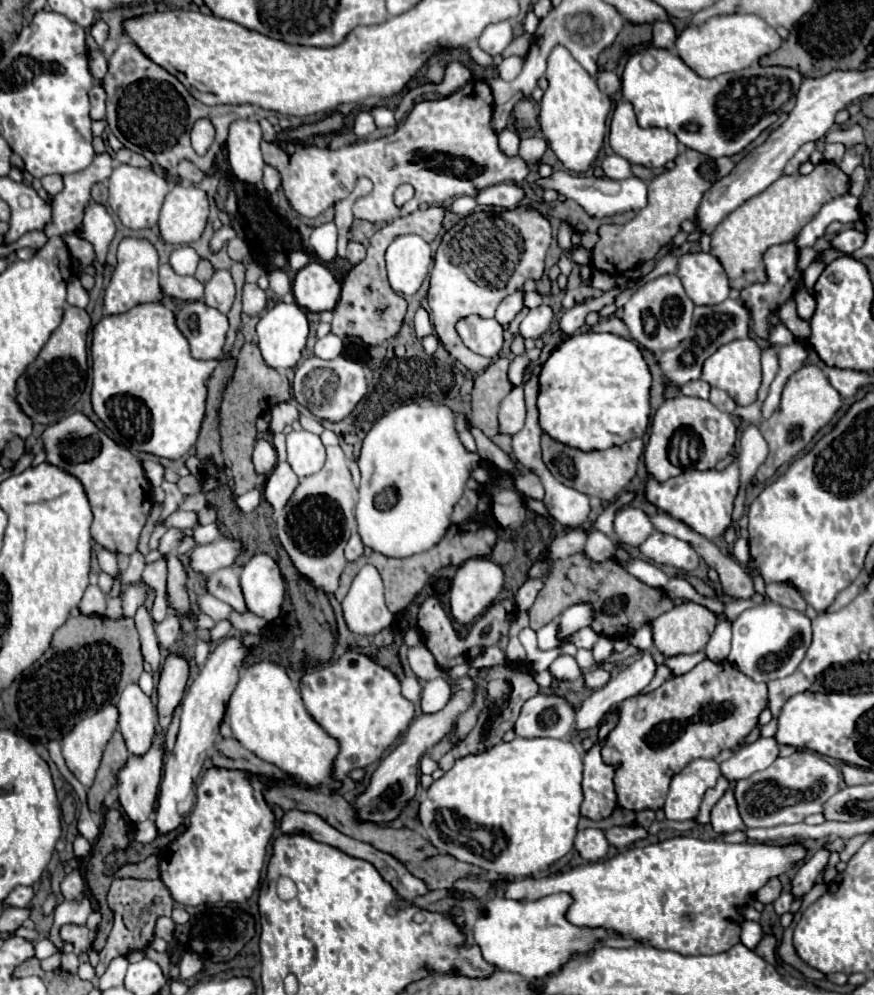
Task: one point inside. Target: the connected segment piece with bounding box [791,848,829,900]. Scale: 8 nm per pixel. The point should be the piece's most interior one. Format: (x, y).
(804, 879)

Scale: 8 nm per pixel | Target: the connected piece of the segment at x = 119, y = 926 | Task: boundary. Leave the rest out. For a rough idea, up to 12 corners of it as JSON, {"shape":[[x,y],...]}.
{"shape":[[113,880],[107,894],[113,930],[99,952],[109,962],[145,950],[159,916],[171,916],[165,884]]}

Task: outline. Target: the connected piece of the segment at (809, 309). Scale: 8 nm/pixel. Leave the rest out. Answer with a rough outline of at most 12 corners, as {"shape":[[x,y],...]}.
{"shape":[[805,286],[797,290],[797,316],[811,320],[815,312],[815,298]]}

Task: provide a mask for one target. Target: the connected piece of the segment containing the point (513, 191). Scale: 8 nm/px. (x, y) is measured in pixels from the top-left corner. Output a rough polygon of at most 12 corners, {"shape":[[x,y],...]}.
{"shape":[[495,184],[477,194],[479,204],[512,209],[519,184]]}

